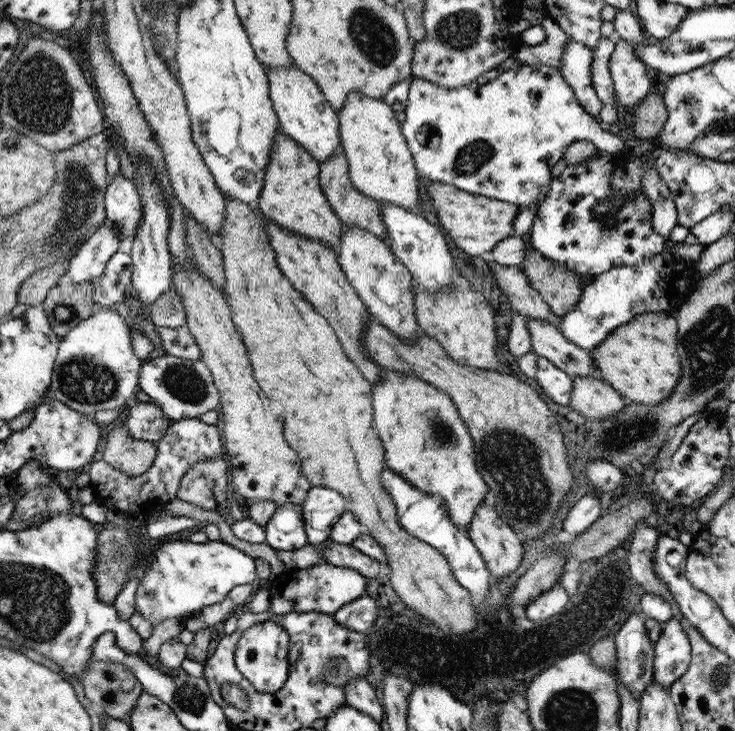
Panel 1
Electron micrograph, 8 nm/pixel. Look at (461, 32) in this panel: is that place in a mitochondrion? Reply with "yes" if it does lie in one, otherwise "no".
yes

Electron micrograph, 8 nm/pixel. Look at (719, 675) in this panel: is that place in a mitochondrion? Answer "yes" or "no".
yes

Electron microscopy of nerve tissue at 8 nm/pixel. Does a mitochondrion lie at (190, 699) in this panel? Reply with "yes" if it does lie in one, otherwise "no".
yes

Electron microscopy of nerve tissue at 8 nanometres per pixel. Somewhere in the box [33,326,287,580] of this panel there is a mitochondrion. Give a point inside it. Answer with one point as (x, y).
(82, 378)

